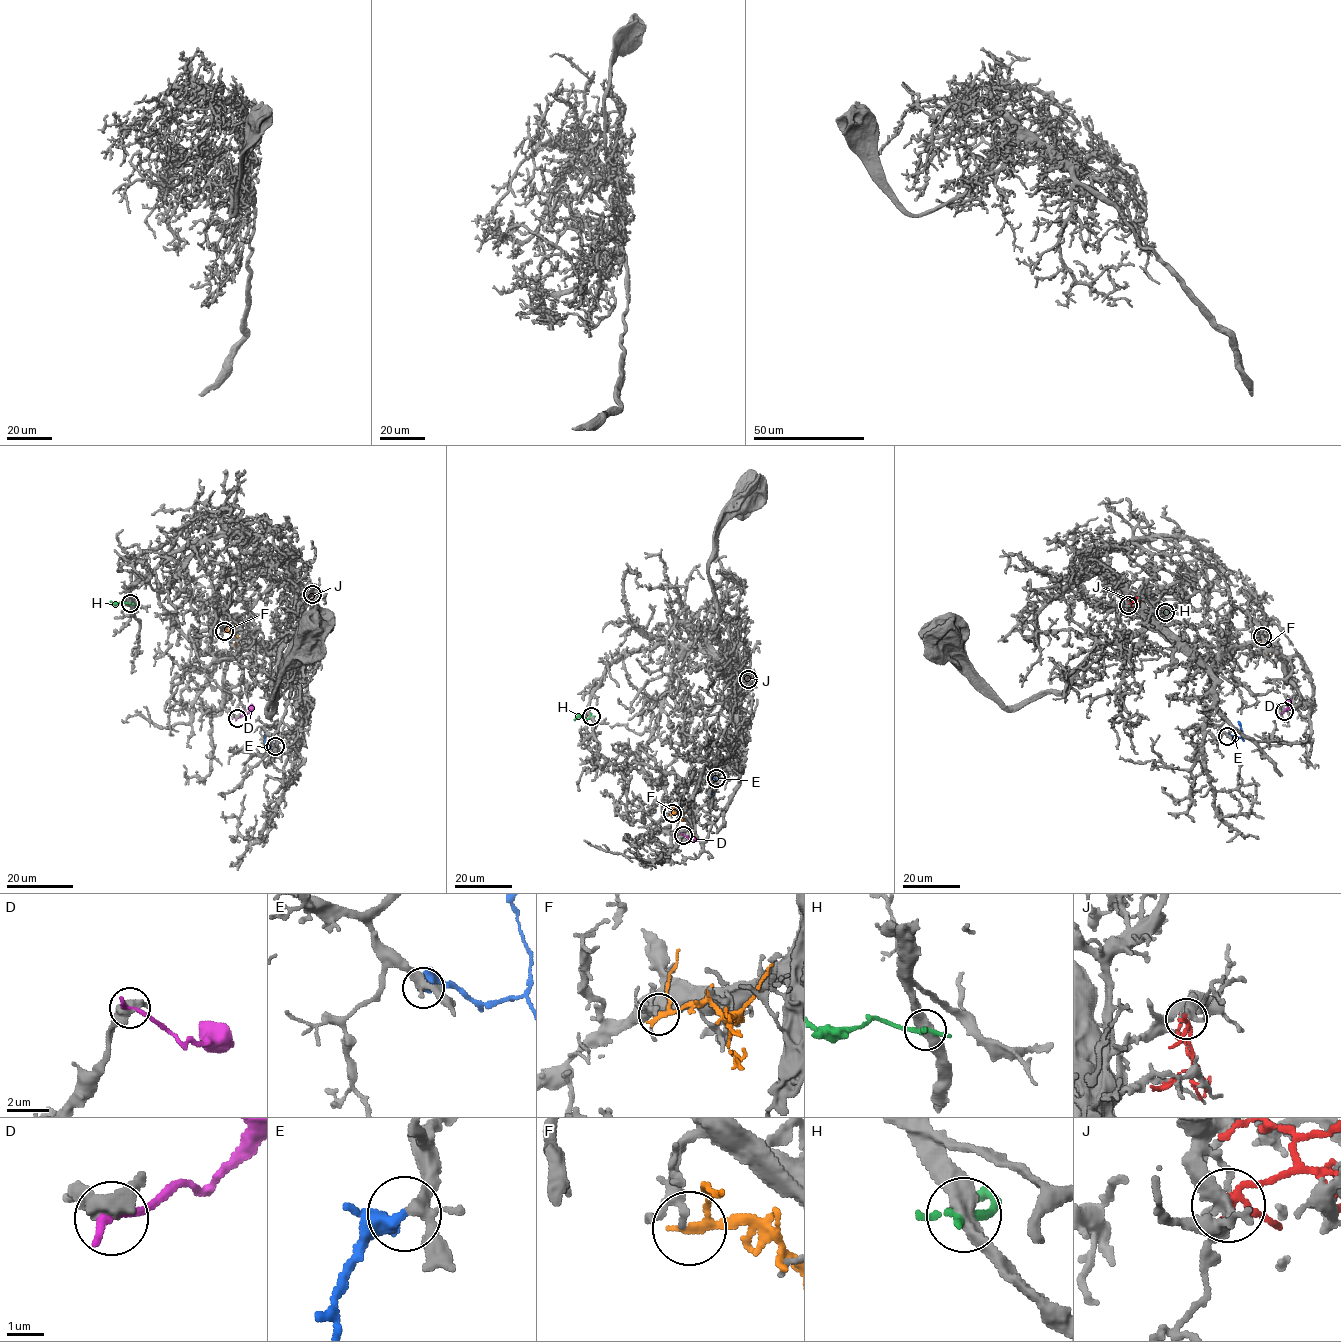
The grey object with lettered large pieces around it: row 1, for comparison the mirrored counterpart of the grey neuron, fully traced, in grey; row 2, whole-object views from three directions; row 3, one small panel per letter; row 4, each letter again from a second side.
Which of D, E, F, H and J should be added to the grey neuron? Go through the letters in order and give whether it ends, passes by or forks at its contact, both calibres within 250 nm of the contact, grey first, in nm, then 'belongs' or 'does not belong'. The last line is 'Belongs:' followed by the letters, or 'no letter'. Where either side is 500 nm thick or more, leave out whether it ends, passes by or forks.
D: it ends there; 480 nm thick on the grey side, 280 nm on the other; does not belong
E: it forks there; 280 nm thick on the grey side, 240 nm on the other; belongs
F: it passes by; 130 nm thick on the grey side, 180 nm on the other; does not belong
H: it forks there; 440 nm thick on the grey side, 160 nm on the other; does not belong
J: it passes by; 340 nm thick on the grey side, 190 nm on the other; does not belong
Belongs: E

